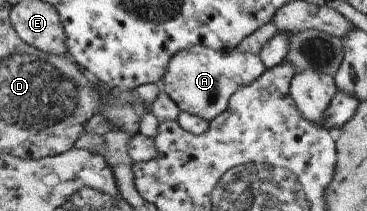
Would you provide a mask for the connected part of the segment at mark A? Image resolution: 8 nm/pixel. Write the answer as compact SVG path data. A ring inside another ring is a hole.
M190 46L170 56L164 76L159 83L161 90L182 112L198 116L206 122L224 112L233 92L256 80L267 69L259 54L236 52L236 49L214 52L204 46Z

